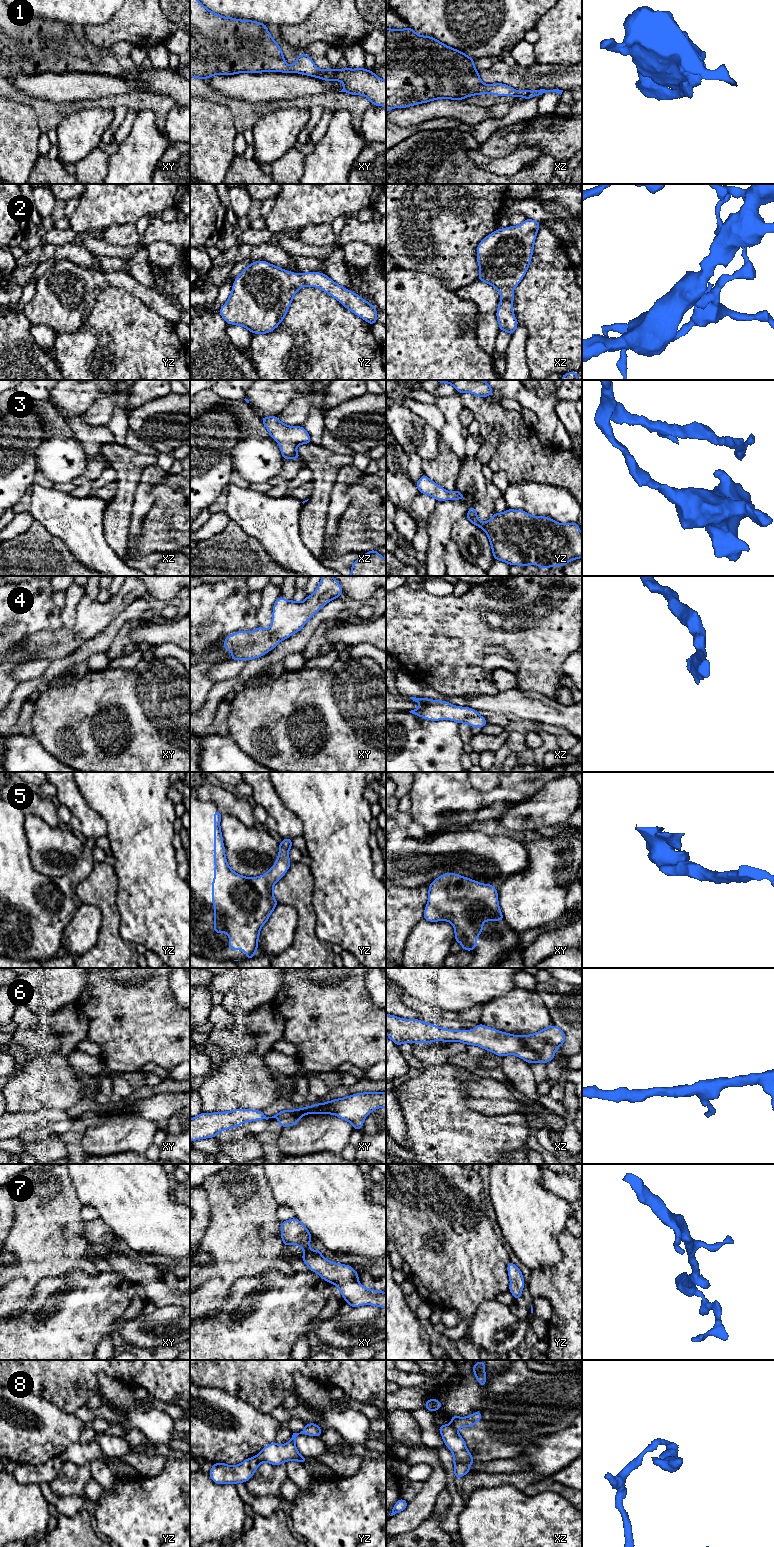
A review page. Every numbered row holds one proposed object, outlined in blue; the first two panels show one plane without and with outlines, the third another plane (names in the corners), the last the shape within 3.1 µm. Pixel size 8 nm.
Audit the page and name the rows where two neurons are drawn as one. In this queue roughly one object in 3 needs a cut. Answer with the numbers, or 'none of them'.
8

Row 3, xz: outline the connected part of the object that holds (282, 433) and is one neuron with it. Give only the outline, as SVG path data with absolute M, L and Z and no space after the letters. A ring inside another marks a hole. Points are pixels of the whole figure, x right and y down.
M277 415L263 417L261 421L270 436L278 442L283 459L300 459L296 447L311 443L310 435L302 426L288 426Z

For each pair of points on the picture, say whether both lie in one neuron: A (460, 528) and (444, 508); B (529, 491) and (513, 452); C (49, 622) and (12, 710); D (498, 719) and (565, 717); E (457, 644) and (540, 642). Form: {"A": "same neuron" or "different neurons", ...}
{"A": "different neurons", "B": "different neurons", "C": "different neurons", "D": "different neurons", "E": "same neuron"}

